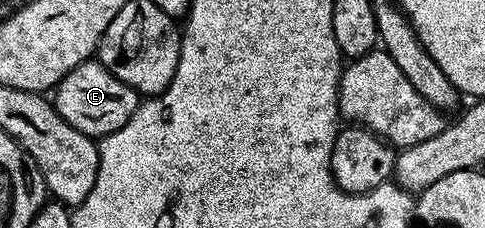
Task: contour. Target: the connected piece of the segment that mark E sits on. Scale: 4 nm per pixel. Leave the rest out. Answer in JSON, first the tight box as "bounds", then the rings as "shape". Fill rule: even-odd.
{"bounds":[53,58,141,140],"shape":[[[90,58],[77,65],[60,81],[53,94],[53,103],[59,116],[65,118],[75,130],[99,140],[119,130],[133,116],[139,108],[141,96],[98,60]]]}

